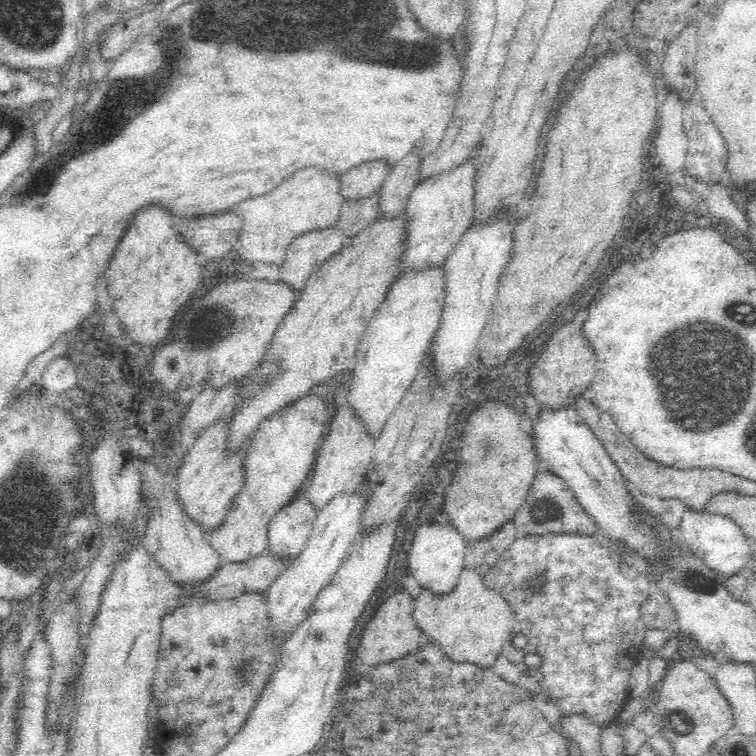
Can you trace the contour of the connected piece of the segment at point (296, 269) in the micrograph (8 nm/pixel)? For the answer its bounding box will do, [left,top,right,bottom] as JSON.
[280,228,347,292]

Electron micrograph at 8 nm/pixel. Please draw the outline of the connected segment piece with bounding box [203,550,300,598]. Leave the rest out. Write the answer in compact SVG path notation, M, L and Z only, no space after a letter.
M268 550L244 562L227 563L203 592L209 594L210 598L266 592L282 574L286 574L299 554L281 554Z

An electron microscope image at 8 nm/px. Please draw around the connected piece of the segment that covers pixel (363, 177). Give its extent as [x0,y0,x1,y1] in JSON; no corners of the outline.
[342,160,392,198]

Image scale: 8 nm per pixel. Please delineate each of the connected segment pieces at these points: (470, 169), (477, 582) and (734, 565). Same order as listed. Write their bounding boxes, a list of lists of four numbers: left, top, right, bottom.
[[402,158,478,268],[413,568,514,668],[678,510,751,577]]

